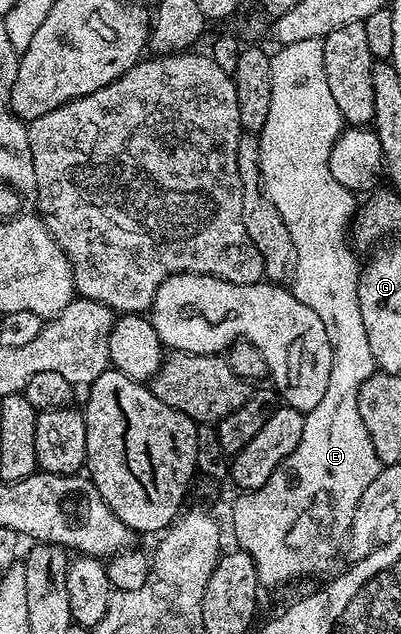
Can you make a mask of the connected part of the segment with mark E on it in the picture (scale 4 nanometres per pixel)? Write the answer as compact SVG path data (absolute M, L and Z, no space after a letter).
M319 39L294 41L283 44L280 52L271 56L273 88L270 113L265 127L258 132L260 142L260 167L263 189L282 215L293 242L294 277L296 284L290 290L326 325L326 337L330 337L332 368L326 394L314 409L304 416L302 441L270 473L270 481L256 491L237 494L232 507L232 531L236 534L235 546L250 553L256 571L264 567L276 567L276 571L264 571L261 584L272 575L284 575L280 567L288 563L284 555L284 539L288 539L288 527L296 519L296 511L308 507L308 479L320 479L324 495L332 499L338 510L349 500L358 497L378 477L382 464L366 425L362 425L362 413L358 413L358 393L371 375L377 374L374 353L370 353L370 337L366 337L366 325L362 325L362 309L358 309L358 281L362 270L361 260L349 243L350 224L358 208L358 199L347 191L330 173L330 153L342 130L338 105L330 94L326 81L326 69L322 61L323 42Z

